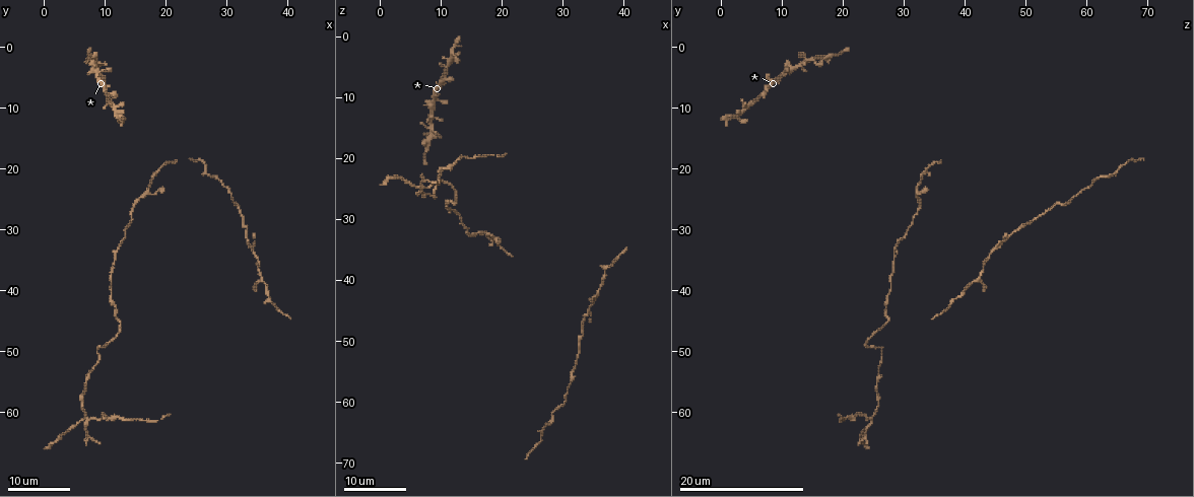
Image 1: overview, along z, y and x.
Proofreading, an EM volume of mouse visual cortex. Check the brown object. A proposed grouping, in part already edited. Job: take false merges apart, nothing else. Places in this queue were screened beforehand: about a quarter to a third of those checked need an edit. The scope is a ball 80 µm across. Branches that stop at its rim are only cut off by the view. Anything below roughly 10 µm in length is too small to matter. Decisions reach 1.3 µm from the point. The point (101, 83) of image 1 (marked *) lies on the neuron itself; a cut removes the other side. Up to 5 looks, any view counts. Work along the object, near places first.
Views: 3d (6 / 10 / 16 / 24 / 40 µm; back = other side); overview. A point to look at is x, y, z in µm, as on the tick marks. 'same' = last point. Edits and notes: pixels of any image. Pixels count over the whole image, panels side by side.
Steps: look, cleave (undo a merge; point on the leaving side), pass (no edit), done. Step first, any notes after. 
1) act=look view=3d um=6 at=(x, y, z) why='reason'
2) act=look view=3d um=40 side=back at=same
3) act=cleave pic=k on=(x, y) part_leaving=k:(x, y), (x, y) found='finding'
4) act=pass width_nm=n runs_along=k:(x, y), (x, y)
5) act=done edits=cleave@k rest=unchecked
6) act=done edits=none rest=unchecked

act=look view=3d um=16 at=(8.5, 2.0, 15.0) why='calibre changes'

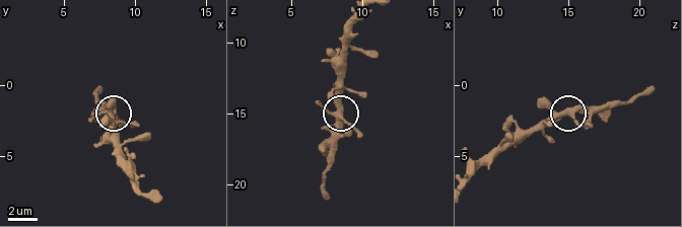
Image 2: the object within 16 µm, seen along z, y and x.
act=look view=3d um=10 at=(8.4, 2.0, 15.2)

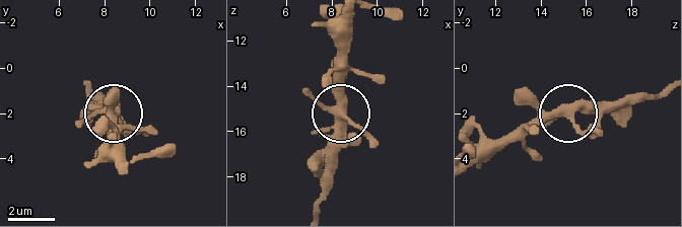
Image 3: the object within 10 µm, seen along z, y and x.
act=look view=3d um=6 at=(8.4, 2.0, 15.1)

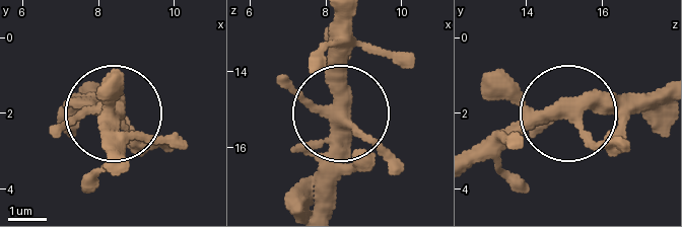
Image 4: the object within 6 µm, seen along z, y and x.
act=pass arms=3 found='all the same neuron'

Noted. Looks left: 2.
act=look view=3d um=16 at=(33.0, 31.0, 47.0)

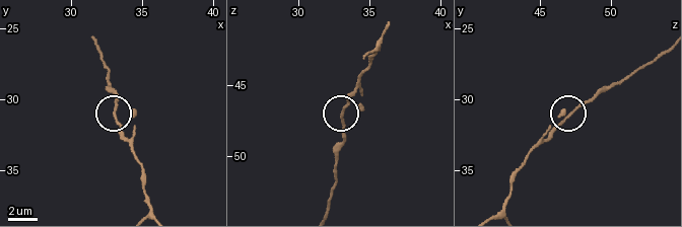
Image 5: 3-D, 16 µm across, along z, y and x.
act=look view=3d um=10 at=(33.0, 30.8, 47.2)

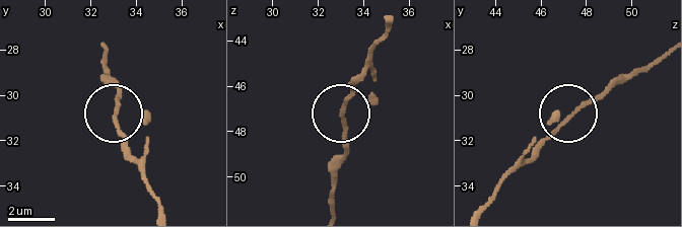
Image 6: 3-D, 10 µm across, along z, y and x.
act=pass side_arm_um=22 found='all the same neuron'

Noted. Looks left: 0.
act=done edits=none rest=unchecked

